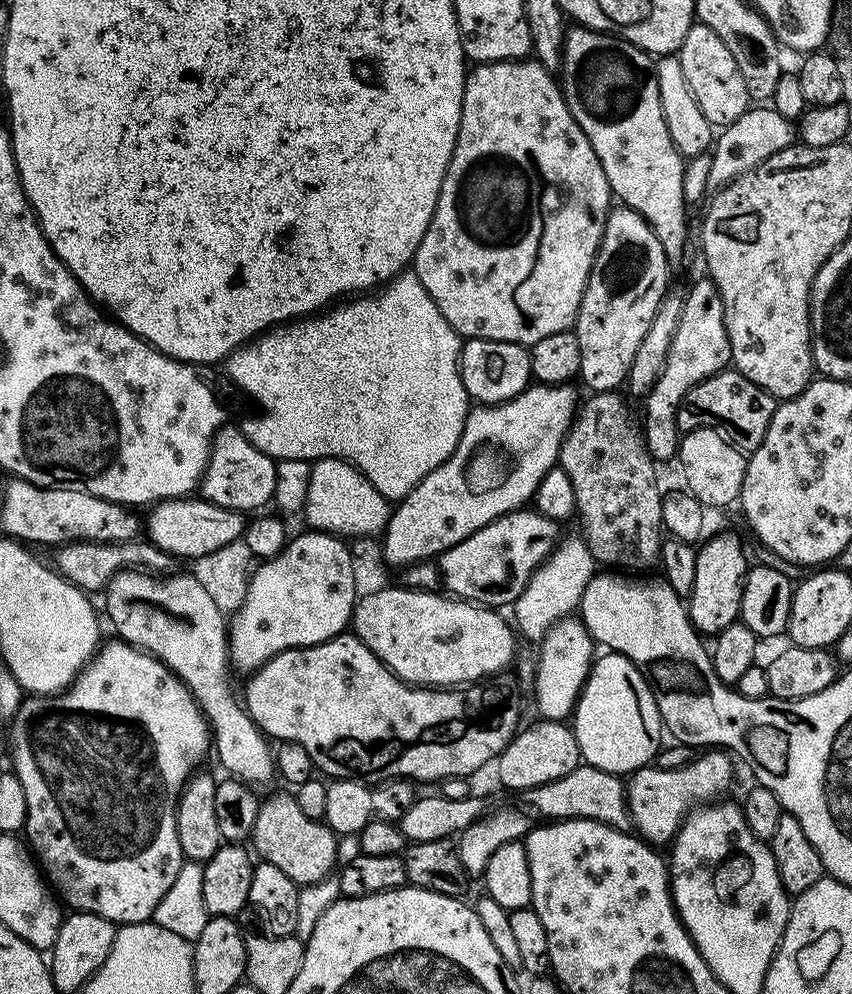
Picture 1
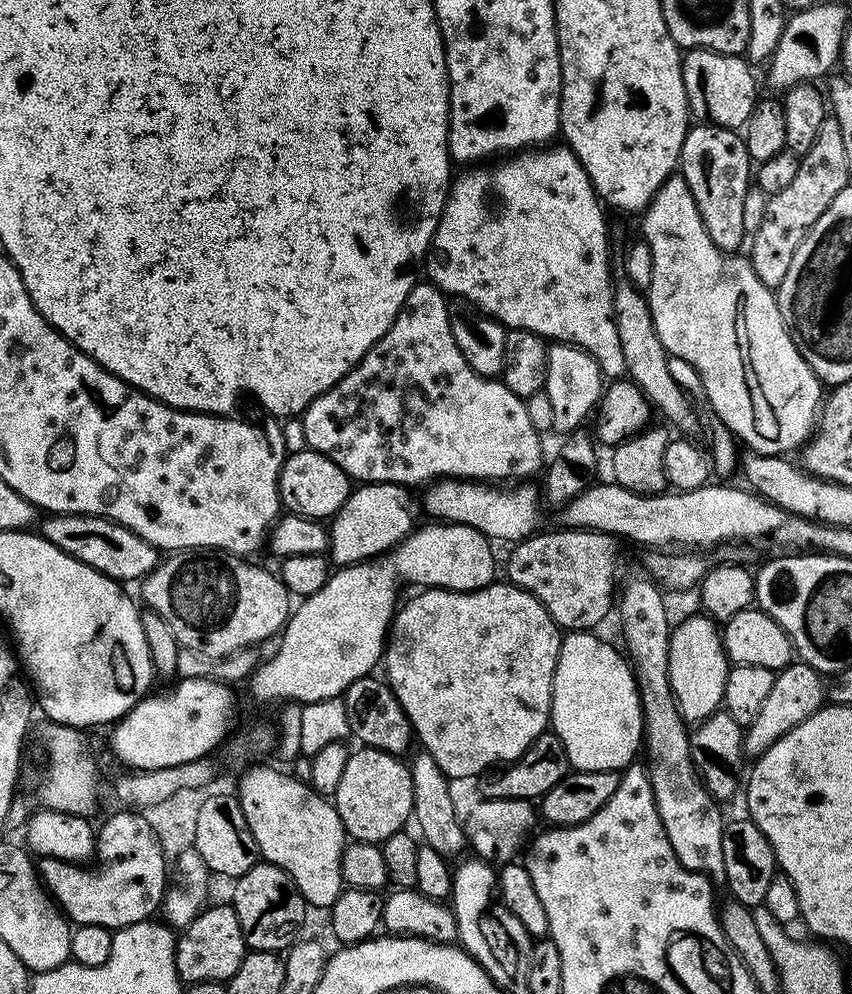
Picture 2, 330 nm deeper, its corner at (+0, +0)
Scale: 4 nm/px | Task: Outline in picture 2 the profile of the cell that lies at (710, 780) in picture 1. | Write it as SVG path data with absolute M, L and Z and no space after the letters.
M793 662L786 668L776 673L774 686L770 686L770 694L766 702L762 702L762 710L758 710L758 718L754 718L752 724L747 725L744 738L744 750L749 757L758 758L778 738L782 738L794 726L806 722L826 704L826 684L821 673L816 672L810 665L803 662Z

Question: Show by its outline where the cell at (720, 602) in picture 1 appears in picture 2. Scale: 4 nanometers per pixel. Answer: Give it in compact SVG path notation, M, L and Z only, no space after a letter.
M707 614L699 615L677 623L670 638L670 686L685 722L699 722L721 711L730 667L721 625Z

